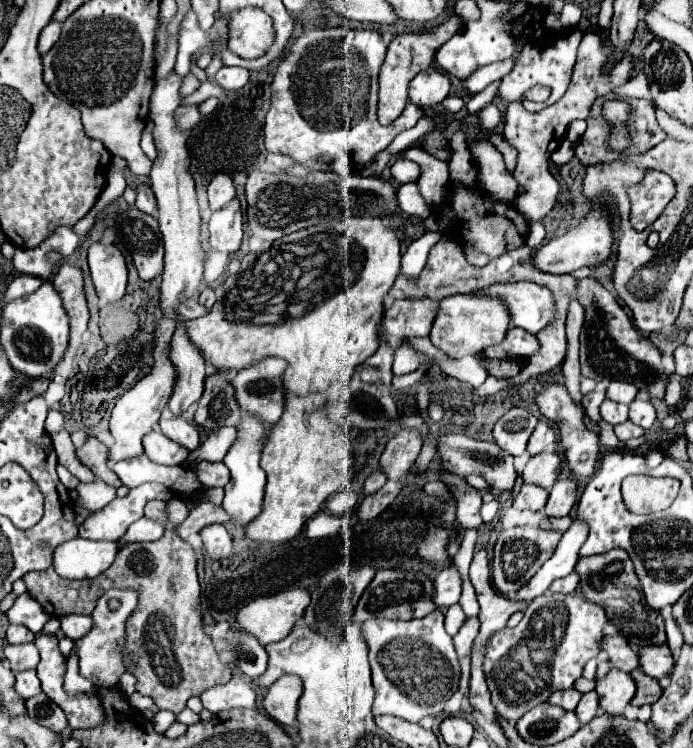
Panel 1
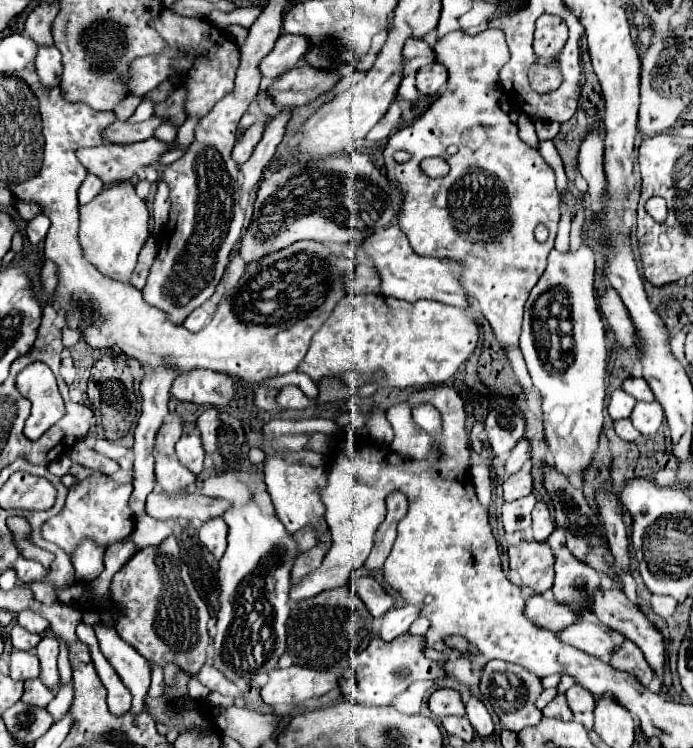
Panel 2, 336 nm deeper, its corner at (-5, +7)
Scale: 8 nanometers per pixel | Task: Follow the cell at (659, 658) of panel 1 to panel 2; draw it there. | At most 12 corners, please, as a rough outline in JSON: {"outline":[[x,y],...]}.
{"outline":[[578,620],[556,636],[590,656],[616,650],[598,624]]}

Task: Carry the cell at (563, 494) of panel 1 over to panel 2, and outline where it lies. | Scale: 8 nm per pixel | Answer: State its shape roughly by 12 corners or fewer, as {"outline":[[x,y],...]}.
{"outline":[[542,500],[534,506],[534,540],[546,542],[554,520]]}

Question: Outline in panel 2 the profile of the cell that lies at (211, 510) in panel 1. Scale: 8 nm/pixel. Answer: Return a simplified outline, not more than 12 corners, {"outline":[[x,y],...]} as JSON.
{"outline":[[148,514],[134,520],[130,534],[136,550],[158,546],[172,534],[168,522]]}

